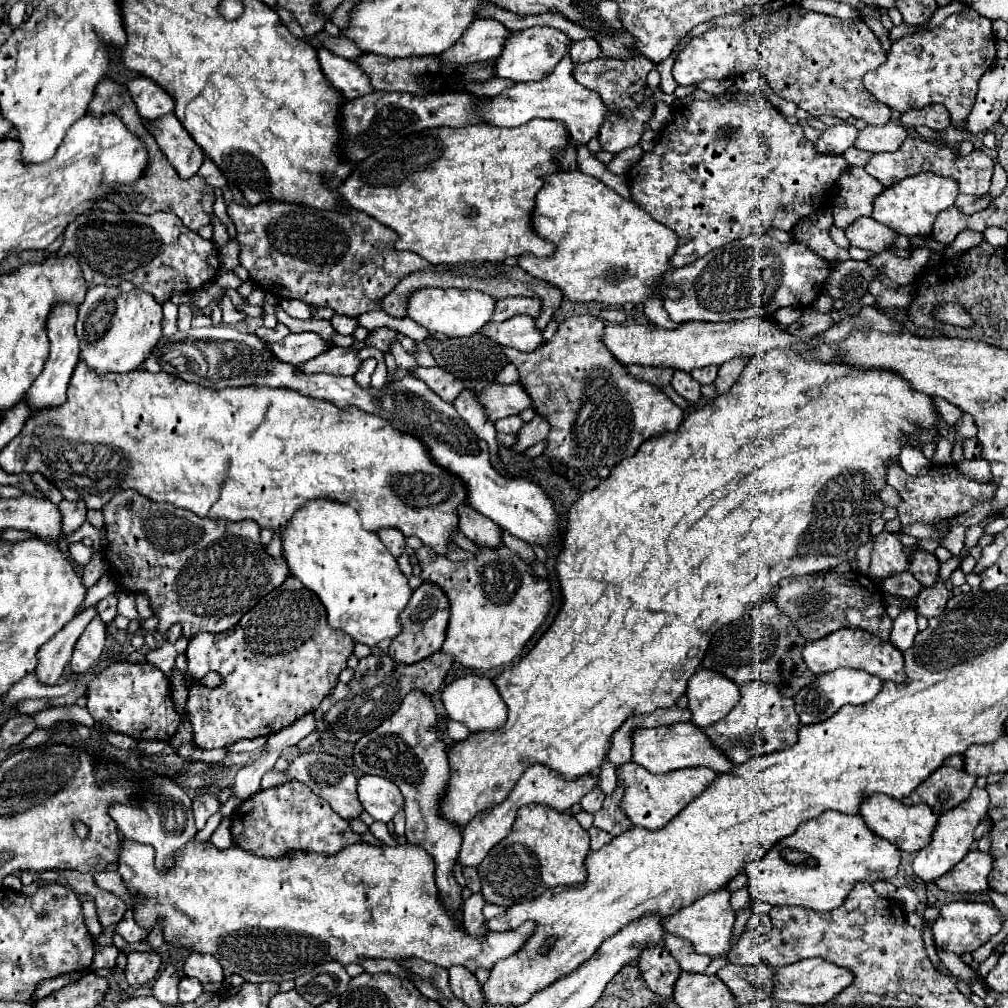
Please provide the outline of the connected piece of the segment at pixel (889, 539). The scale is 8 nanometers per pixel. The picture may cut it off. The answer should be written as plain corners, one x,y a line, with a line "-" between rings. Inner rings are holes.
889,532
875,536
873,552
871,552
871,566
867,570
869,578
873,580
887,578
903,570
907,570
907,556
903,552
899,538

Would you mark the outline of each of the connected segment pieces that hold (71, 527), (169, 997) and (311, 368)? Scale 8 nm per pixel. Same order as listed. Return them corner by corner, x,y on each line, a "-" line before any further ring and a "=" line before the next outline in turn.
63,500
59,504
59,512
62,514
62,532
65,536
69,536
85,522
87,508
85,508
85,502
=
173,958
165,966
165,970
159,974
159,978
155,980
155,986
151,988
151,994
169,1006
179,1006
179,1000
177,1000
177,984
179,984
177,964
179,964
177,958
=
329,348
325,354
311,358
297,366
299,374
335,374
335,376
353,376
361,362
357,360
357,352
351,348

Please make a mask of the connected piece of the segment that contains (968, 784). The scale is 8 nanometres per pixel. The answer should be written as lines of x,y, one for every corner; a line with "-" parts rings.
955,754
947,758
945,764
935,770
921,786
917,786
903,802
927,804
937,812
947,812
965,802
965,798
969,798
975,780
975,776
965,772
963,756

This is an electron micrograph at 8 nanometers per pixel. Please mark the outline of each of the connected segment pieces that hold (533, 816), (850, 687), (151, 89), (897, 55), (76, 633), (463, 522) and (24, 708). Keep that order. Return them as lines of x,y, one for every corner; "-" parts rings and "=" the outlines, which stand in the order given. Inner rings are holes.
525,806
519,810
517,820
513,824
513,830
509,832
507,838
503,838
497,846
489,850
489,854
483,858
481,866
477,868
479,878
481,878
481,894
489,904
515,904
515,902
525,902
541,896
547,888
555,886
573,886
581,884
587,878
585,872
585,858
589,854
589,834
579,826
579,822
569,814
569,812
559,812
559,810
549,810
547,806
=
841,668
829,674
821,674
809,686
801,688
795,696
795,710
799,714
801,724
815,724
831,718
845,704
867,704
881,692
881,678
873,678
873,674
865,674
865,670
=
135,76
127,82
127,90
137,104
137,112
143,120
157,120
159,116
175,108
173,98
165,90
161,90
161,86
157,86
151,78
=
965,8
933,30
919,30
917,34
893,42
887,62
873,72
867,72
863,84
877,100
897,112
939,102
951,112
953,126
965,128
975,102
977,82
993,62
995,36
989,18
981,18
975,10
=
97,606
85,608
81,614
77,614
77,618
73,618
67,626
63,626
45,646
41,646
37,654
39,664
35,674
43,684
55,684
59,680
65,664
71,660
77,638
83,634
85,626
95,616
97,616
=
465,506
459,512
459,530
479,546
493,548
503,544
503,530
491,520
479,514
477,510
=
21,700
17,704
17,712
21,712
21,714
35,714
45,708
47,708
47,700

